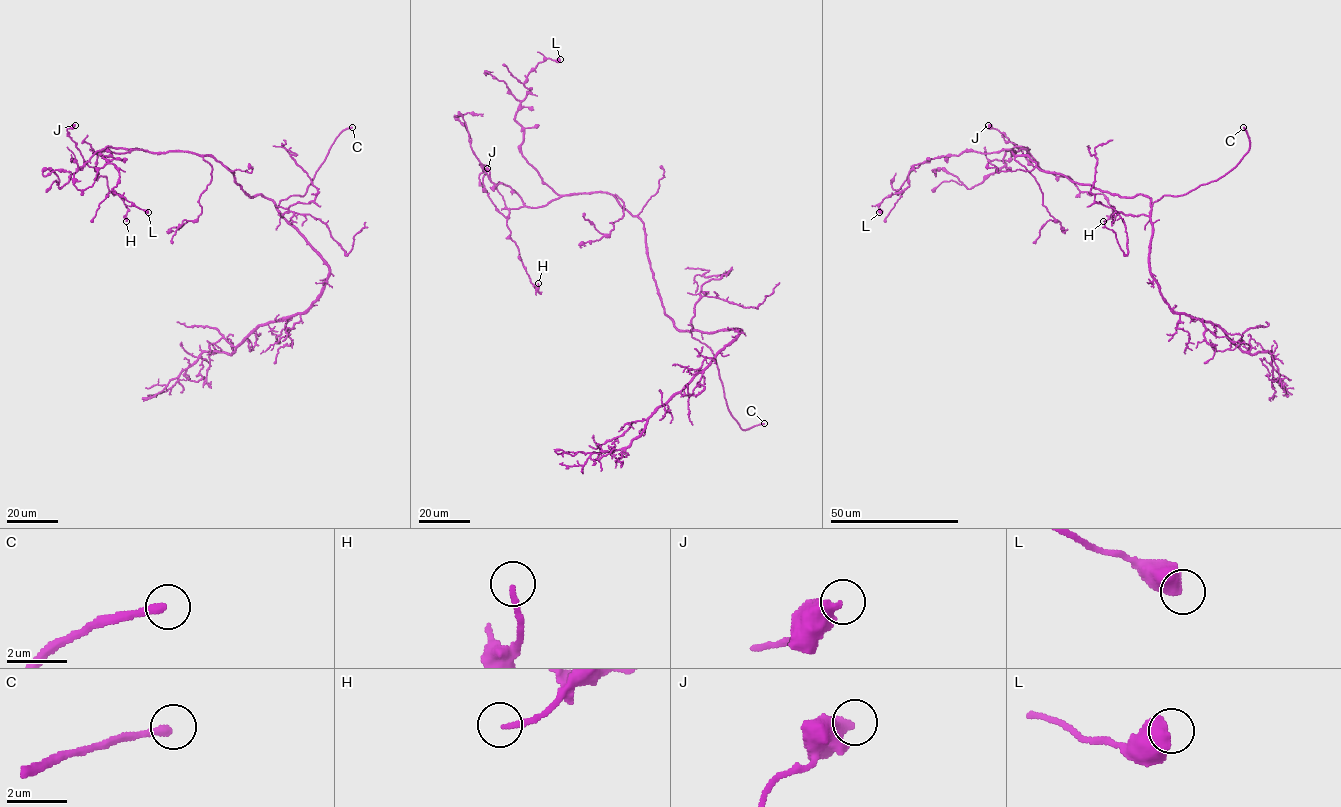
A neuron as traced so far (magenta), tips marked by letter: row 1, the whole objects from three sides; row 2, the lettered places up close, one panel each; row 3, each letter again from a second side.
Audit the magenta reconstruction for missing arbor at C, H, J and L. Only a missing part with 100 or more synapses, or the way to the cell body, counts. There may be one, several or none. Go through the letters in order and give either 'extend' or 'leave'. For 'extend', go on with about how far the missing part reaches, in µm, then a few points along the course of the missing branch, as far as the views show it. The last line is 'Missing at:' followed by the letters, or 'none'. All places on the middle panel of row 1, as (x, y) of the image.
C: extend | 15 µm
H: leave
J: leave
L: leave
Missing at: C

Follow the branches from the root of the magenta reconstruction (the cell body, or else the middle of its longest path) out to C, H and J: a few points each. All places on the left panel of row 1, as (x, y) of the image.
C: (252, 197), (262, 195), (277, 206), (291, 196), (303, 196), (335, 138), (352, 127)
H: (252, 197), (212, 156), (108, 147), (97, 154), (94, 170), (106, 176), (110, 192), (121, 196), (126, 221)
J: (252, 197), (216, 159), (194, 152), (108, 147), (97, 154), (95, 166), (90, 167), (66, 130), (75, 125)

